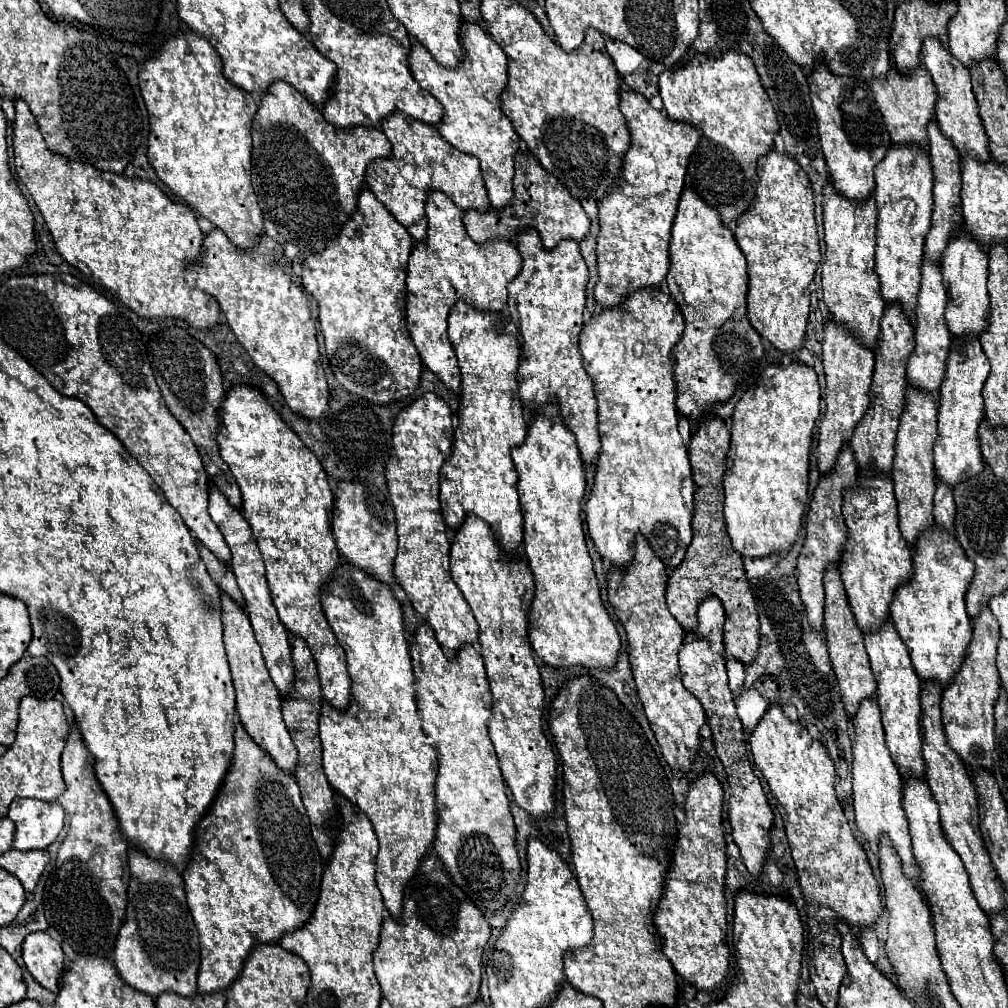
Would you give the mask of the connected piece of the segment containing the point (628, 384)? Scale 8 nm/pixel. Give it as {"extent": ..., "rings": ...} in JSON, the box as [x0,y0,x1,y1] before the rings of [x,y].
{"extent":[580,290,696,570],"rings":[[[638,290],[630,294],[618,310],[602,310],[592,316],[580,334],[584,370],[594,382],[594,394],[598,400],[598,432],[602,442],[592,496],[586,504],[586,524],[600,558],[616,568],[626,568],[634,560],[636,534],[642,534],[650,542],[656,556],[670,570],[680,566],[686,548],[692,542],[696,484],[692,480],[688,450],[678,432],[678,392],[672,372],[672,350],[678,344],[682,330],[682,314],[670,296],[662,290]]]}

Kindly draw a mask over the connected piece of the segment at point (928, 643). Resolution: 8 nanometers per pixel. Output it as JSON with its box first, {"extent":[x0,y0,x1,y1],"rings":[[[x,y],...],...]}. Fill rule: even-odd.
{"extent":[890,526,974,690],"rings":[[[932,526],[918,538],[912,560],[914,576],[898,588],[890,606],[890,618],[910,652],[918,678],[924,684],[940,684],[940,688],[946,690],[962,668],[972,638],[972,622],[966,614],[966,592],[974,578],[974,566],[958,540],[938,526]]]}

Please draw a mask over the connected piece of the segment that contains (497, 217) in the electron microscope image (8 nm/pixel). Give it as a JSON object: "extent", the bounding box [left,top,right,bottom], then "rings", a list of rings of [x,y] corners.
{"extent":[464,150,590,250],"rings":[[[520,150],[516,154],[516,174],[514,174],[514,200],[504,210],[490,208],[486,214],[466,212],[464,226],[468,236],[476,244],[486,244],[496,238],[504,238],[512,242],[516,234],[522,234],[526,228],[534,228],[546,250],[552,250],[560,240],[576,240],[582,242],[590,232],[590,220],[584,214],[580,202],[576,202],[564,186],[560,186],[558,178],[552,178],[528,150]]]}

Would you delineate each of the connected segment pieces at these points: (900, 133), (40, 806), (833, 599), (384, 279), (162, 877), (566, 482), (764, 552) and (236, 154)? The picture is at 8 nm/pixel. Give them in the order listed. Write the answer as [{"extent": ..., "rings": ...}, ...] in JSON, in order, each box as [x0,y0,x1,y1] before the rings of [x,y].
[{"extent":[872,66,938,152],"rings":[[[924,66],[912,74],[912,78],[904,78],[900,72],[890,70],[886,80],[872,80],[872,92],[878,104],[878,110],[882,112],[884,124],[888,128],[888,134],[892,138],[892,144],[896,146],[918,146],[920,150],[928,152],[928,124],[934,120],[936,114],[936,102],[938,92],[936,86]]]},{"extent":[8,798,64,850],"rings":[[[16,798],[16,802],[12,802],[12,806],[10,806],[8,818],[16,826],[14,848],[18,848],[18,850],[44,850],[58,838],[58,834],[64,828],[64,810],[56,802],[46,804],[42,800],[34,800],[34,798]]]},{"extent":[824,568,876,720],"rings":[[[828,568],[828,572],[824,574],[824,588],[826,588],[824,618],[826,618],[826,642],[828,642],[830,662],[836,672],[836,678],[838,678],[842,704],[846,708],[848,718],[852,720],[860,708],[860,702],[876,696],[876,682],[874,682],[874,674],[870,670],[866,648],[864,648],[864,636],[860,634],[860,630],[856,630],[852,610],[848,610],[848,600],[844,594],[844,586],[842,586],[838,568]]]},{"extent":[302,188,422,406],"rings":[[[364,188],[358,212],[338,238],[302,264],[302,286],[318,302],[334,376],[348,392],[380,406],[404,400],[420,384],[422,362],[406,330],[406,266],[412,248],[414,240],[406,228]]]},{"extent":[114,848,200,998],"rings":[[[130,848],[128,862],[132,878],[128,886],[126,922],[118,932],[114,948],[116,970],[124,984],[152,998],[158,998],[164,992],[176,992],[190,998],[196,994],[200,946],[198,930],[186,906],[182,876],[170,866],[156,864],[136,848]]]},{"extent":[512,406,620,670],"rings":[[[546,406],[540,414],[530,420],[528,434],[522,446],[512,450],[514,466],[518,472],[518,494],[520,508],[524,512],[524,550],[534,574],[536,596],[530,608],[530,642],[534,652],[542,658],[546,666],[552,668],[600,668],[608,670],[616,666],[620,652],[620,634],[614,620],[606,612],[600,586],[592,568],[592,560],[586,548],[586,538],[582,530],[582,496],[586,492],[584,464],[580,452],[574,444],[574,434],[564,426],[554,406]]]},{"extent":[724,366,820,558],"rings":[[[768,366],[762,382],[750,388],[732,414],[732,442],[724,474],[724,518],[734,550],[742,558],[766,558],[790,550],[802,530],[808,504],[808,460],[812,430],[820,416],[820,386],[816,372],[808,366]]]},{"extent":[140,34,264,248],"rings":[[[196,34],[174,36],[162,46],[156,58],[150,58],[140,66],[140,92],[150,120],[148,160],[158,178],[196,214],[208,218],[216,228],[220,228],[236,248],[254,248],[260,234],[264,234],[264,216],[250,182],[252,120],[258,112],[256,100],[224,78],[220,56]]]}]

